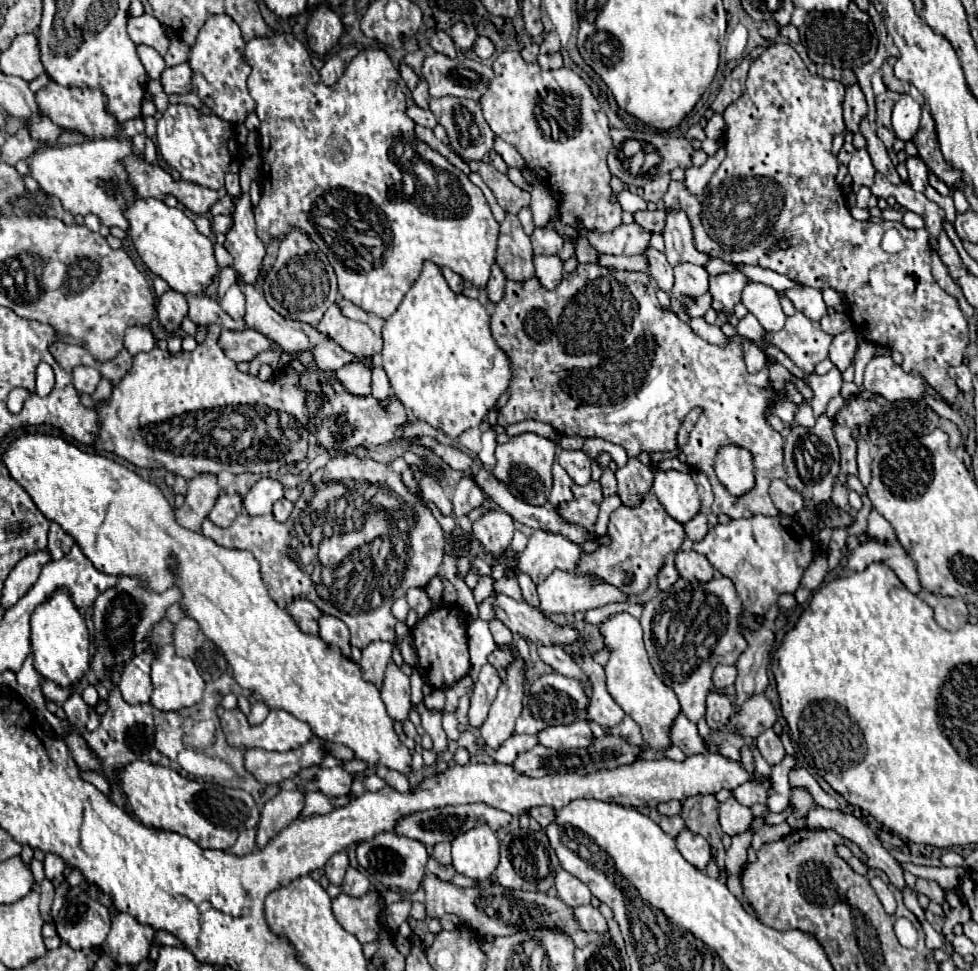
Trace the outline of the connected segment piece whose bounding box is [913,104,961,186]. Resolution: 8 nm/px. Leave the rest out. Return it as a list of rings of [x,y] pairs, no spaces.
[[[925,104],[921,108],[921,126],[913,138],[913,144],[917,146],[919,158],[927,164],[927,168],[933,170],[947,186],[953,186],[961,178],[961,172],[951,168],[943,160],[943,154],[939,150],[939,142],[937,142],[937,134],[935,134],[935,122],[933,122],[931,112]]]

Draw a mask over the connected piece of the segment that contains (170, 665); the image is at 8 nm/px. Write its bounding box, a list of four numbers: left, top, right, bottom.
[151,646,205,712]

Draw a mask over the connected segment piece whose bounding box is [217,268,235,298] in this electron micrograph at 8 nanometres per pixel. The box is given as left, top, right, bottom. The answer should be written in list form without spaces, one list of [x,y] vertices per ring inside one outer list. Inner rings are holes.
[[[225,268],[223,272],[221,272],[221,284],[219,284],[219,290],[217,290],[217,296],[219,298],[223,298],[223,294],[227,292],[227,288],[231,286],[231,284],[235,284],[235,276],[233,276],[235,272],[233,272],[233,268]]]

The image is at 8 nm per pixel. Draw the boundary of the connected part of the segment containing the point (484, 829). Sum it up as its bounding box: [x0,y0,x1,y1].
[453,824,499,880]

